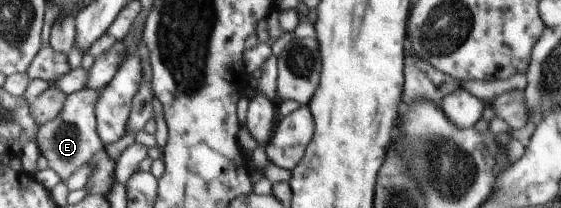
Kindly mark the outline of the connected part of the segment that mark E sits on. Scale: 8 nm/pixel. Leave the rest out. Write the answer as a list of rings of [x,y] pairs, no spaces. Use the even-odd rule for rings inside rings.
[[[84,89],[68,92],[61,112],[49,122],[40,125],[36,145],[40,154],[48,160],[48,168],[52,168],[60,176],[63,183],[83,165],[87,165],[96,152],[104,149],[96,129],[96,106],[100,91]]]

